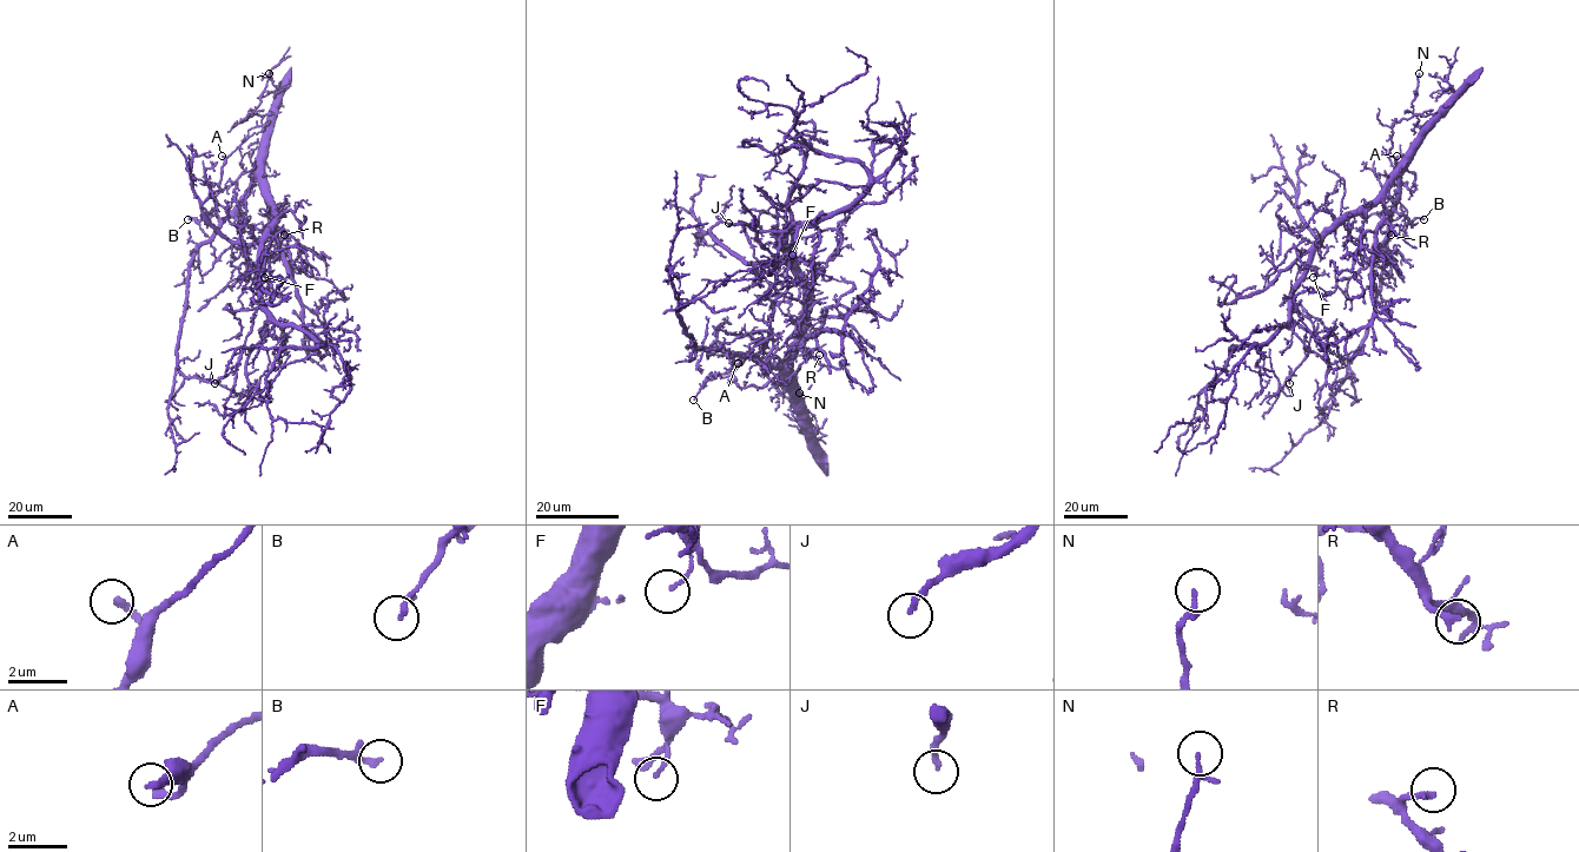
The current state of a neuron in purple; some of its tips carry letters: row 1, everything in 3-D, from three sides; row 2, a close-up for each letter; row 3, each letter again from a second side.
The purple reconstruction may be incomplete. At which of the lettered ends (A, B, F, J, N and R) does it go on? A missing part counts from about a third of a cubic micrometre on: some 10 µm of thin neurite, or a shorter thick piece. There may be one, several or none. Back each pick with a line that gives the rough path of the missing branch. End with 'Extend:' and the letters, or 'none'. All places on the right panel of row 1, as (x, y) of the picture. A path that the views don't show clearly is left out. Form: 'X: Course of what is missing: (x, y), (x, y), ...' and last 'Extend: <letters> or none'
Extend: none

